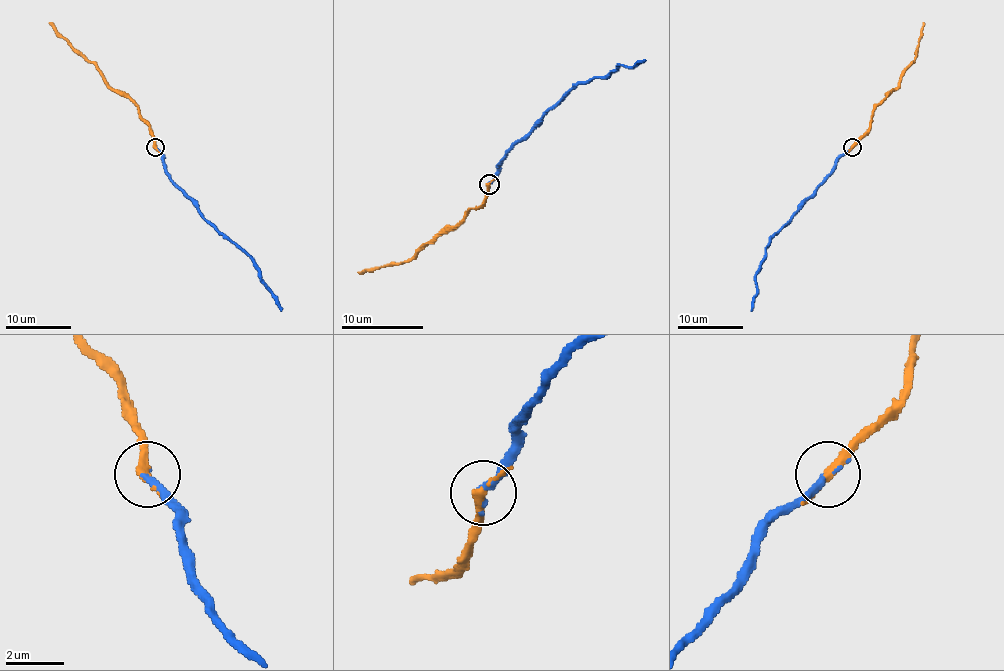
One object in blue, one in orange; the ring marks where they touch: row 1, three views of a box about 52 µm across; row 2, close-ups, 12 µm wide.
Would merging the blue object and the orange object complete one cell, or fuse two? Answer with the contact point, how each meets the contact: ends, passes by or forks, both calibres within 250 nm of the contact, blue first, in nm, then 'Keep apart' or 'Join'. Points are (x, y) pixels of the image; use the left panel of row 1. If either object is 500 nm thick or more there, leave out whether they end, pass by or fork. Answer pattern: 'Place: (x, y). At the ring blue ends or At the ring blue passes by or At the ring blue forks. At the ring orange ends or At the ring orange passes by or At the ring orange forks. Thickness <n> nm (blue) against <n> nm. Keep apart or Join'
Place: (155, 147). At the ring blue ends. At the ring orange passes by. Thickness 280 nm (blue) against 240 nm. Join

